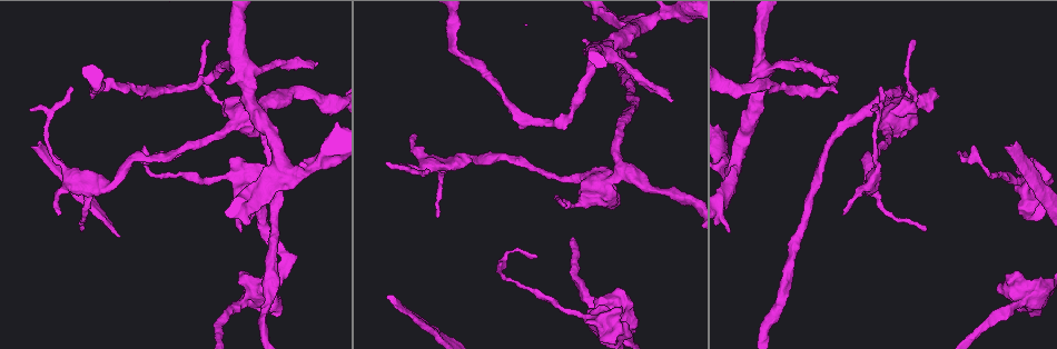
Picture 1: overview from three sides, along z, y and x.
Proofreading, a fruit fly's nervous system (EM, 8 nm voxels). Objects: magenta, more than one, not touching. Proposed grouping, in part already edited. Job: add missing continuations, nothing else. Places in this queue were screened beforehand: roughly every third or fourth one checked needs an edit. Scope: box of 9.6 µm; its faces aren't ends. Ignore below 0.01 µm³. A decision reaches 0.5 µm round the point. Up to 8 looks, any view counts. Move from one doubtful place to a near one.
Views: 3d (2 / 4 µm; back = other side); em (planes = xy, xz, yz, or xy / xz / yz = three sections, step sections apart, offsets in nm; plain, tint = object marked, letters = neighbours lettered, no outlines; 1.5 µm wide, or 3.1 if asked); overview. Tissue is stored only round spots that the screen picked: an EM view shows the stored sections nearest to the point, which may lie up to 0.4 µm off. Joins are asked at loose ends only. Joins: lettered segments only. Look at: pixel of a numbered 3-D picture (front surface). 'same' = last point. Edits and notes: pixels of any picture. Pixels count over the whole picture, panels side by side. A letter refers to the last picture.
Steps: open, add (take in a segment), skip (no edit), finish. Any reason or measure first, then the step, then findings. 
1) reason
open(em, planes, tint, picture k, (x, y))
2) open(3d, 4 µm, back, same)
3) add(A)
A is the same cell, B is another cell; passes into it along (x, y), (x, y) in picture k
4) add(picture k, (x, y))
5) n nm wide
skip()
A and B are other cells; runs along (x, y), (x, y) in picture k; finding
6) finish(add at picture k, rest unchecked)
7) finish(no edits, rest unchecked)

tapers out
open(em, planes, plain, picture 1, (29, 108))

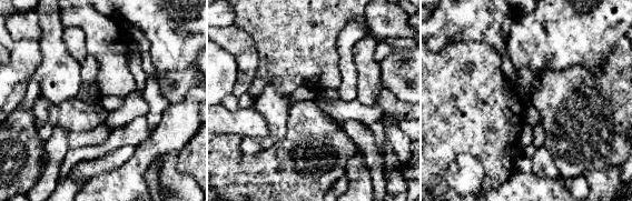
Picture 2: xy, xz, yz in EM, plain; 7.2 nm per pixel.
open(em, planes, tint, same)

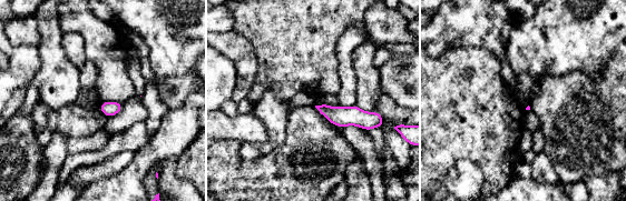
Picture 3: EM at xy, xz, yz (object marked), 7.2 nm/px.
open(em, planes, letters, same)

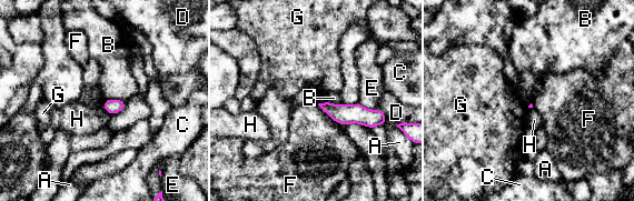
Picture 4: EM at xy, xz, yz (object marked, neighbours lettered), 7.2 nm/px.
skip()
A, B, C, D, E, F, G and H are other cells; no lettered segment goes on from it

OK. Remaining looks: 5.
an open end
open(em, planes, letters, picture 1, (58, 212))

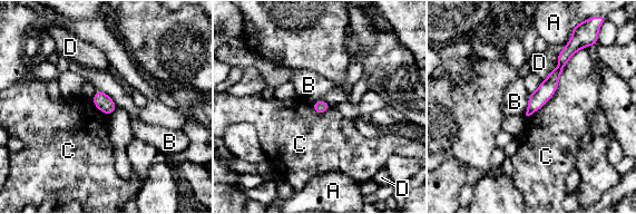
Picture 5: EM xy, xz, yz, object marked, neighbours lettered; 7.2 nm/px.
skip()
A, B, C and D are other cells; border along (583, 47), (526, 116) in picture 5; none of them fits

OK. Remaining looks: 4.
thin end
open(3d, 2 µm, picture 1, (564, 205))

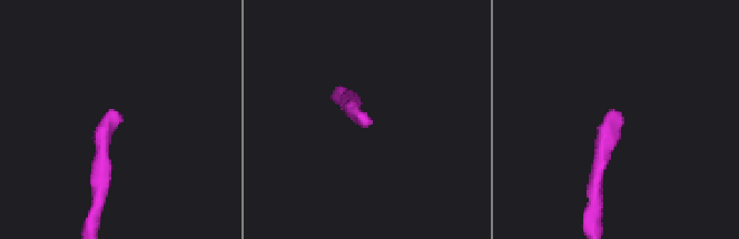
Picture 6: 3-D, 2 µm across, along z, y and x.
now the EM
open(em, planes, letters, picture 6, (616, 112))

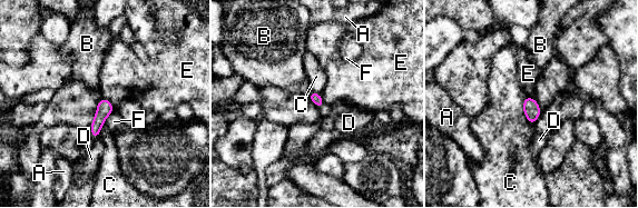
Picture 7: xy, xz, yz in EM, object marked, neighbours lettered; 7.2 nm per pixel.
skip()
A, B, C, D, E and F are other cells; border along (101, 96), (115, 108) in picture 7; none of them fits

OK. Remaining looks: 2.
finish(no edits, rest unchecked)

